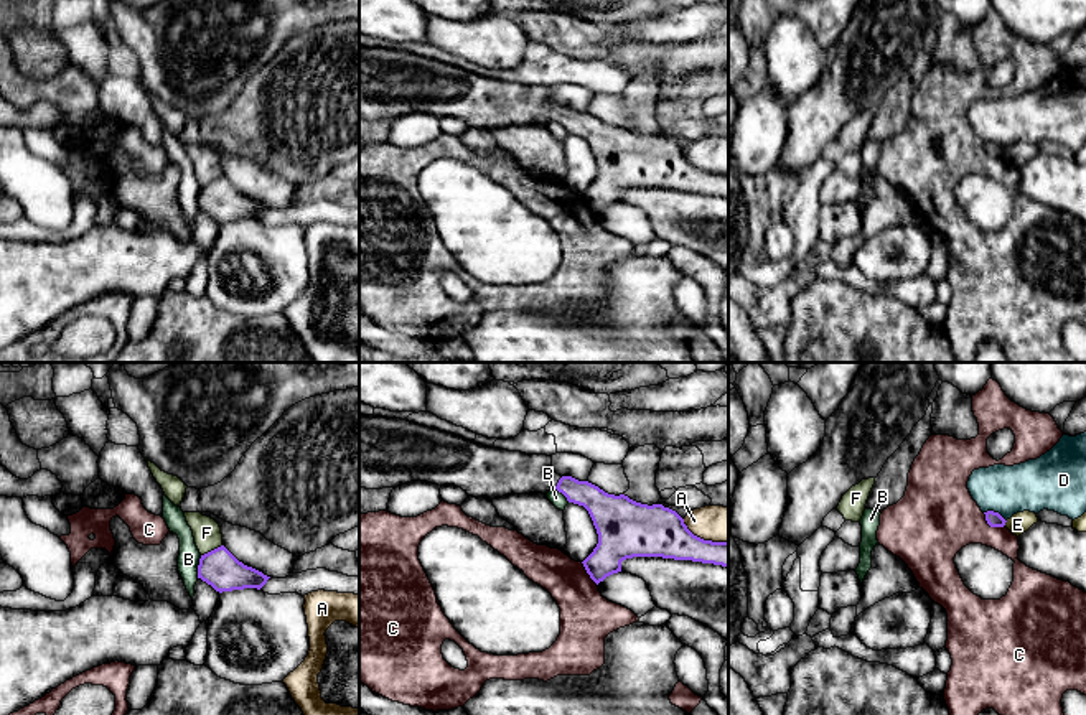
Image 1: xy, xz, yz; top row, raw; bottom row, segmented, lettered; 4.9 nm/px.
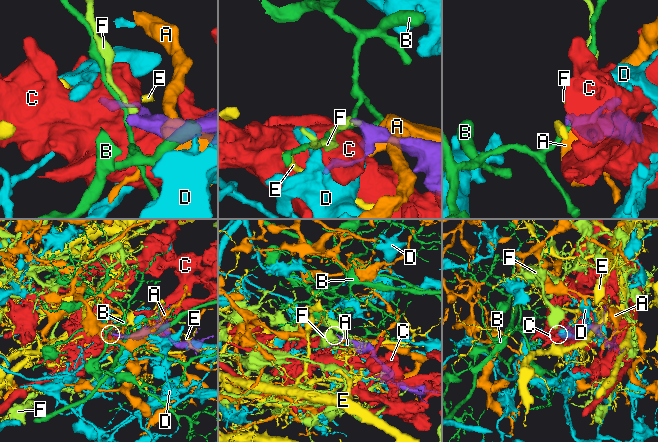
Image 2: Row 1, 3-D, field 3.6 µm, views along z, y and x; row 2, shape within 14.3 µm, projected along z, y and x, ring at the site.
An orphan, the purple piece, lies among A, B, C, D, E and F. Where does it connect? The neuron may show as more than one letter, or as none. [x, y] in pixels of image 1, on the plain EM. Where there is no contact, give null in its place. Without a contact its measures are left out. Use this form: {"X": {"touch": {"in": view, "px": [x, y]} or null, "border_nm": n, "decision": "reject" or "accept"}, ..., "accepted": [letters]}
{"A": {"touch": {"in": "xz", "px": [702, 170]}, "border_nm": 260, "decision": "reject"}, "B": {"touch": {"in": "xy", "px": [198, 198]}, "border_nm": 110, "decision": "reject"}, "C": {"touch": {"in": "yz", "px": [991, 157]}, "border_nm": 130, "decision": "reject"}, "D": {"touch": {"in": "yz", "px": [996, 144]}, "border_nm": 120, "decision": "reject"}, "E": {"touch": {"in": "yz", "px": [1006, 152]}, "border_nm": 30, "decision": "reject"}, "F": {"touch": {"in": "xy", "px": [211, 182]}, "border_nm": 120, "decision": "reject"}, "accepted": []}

